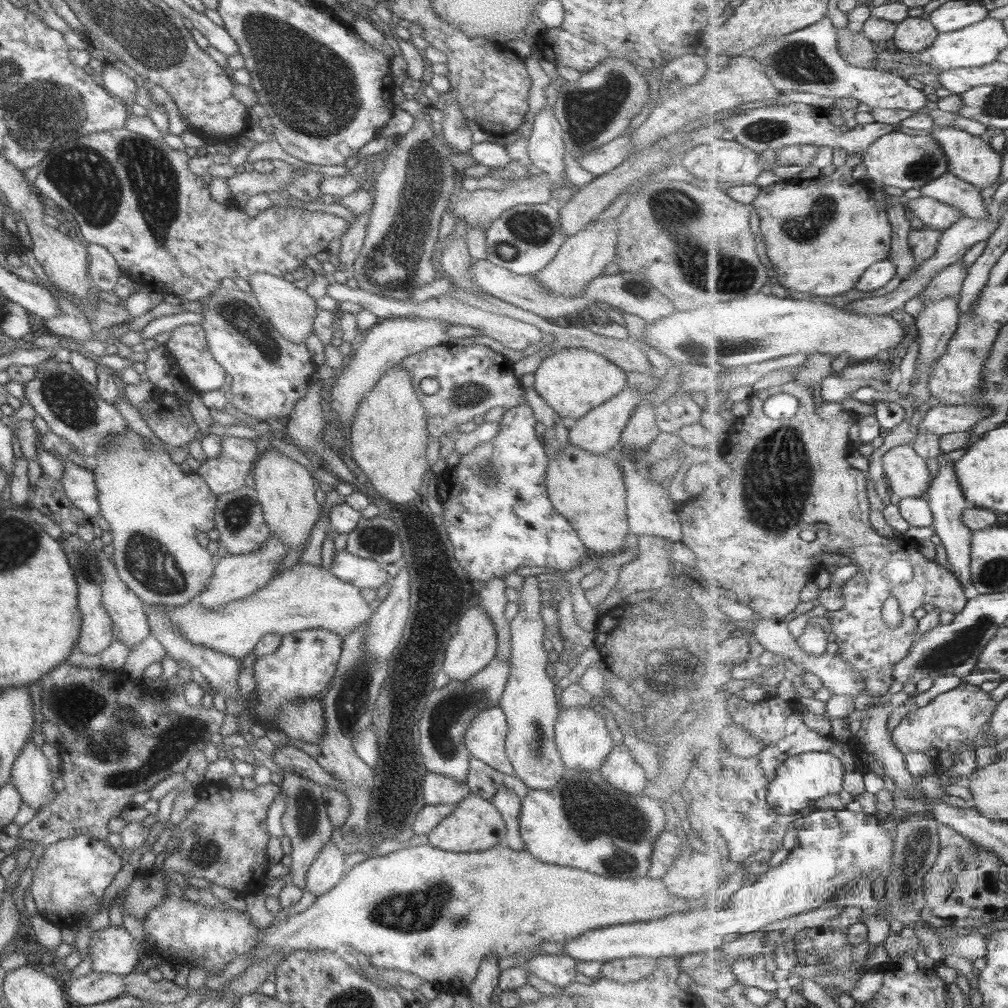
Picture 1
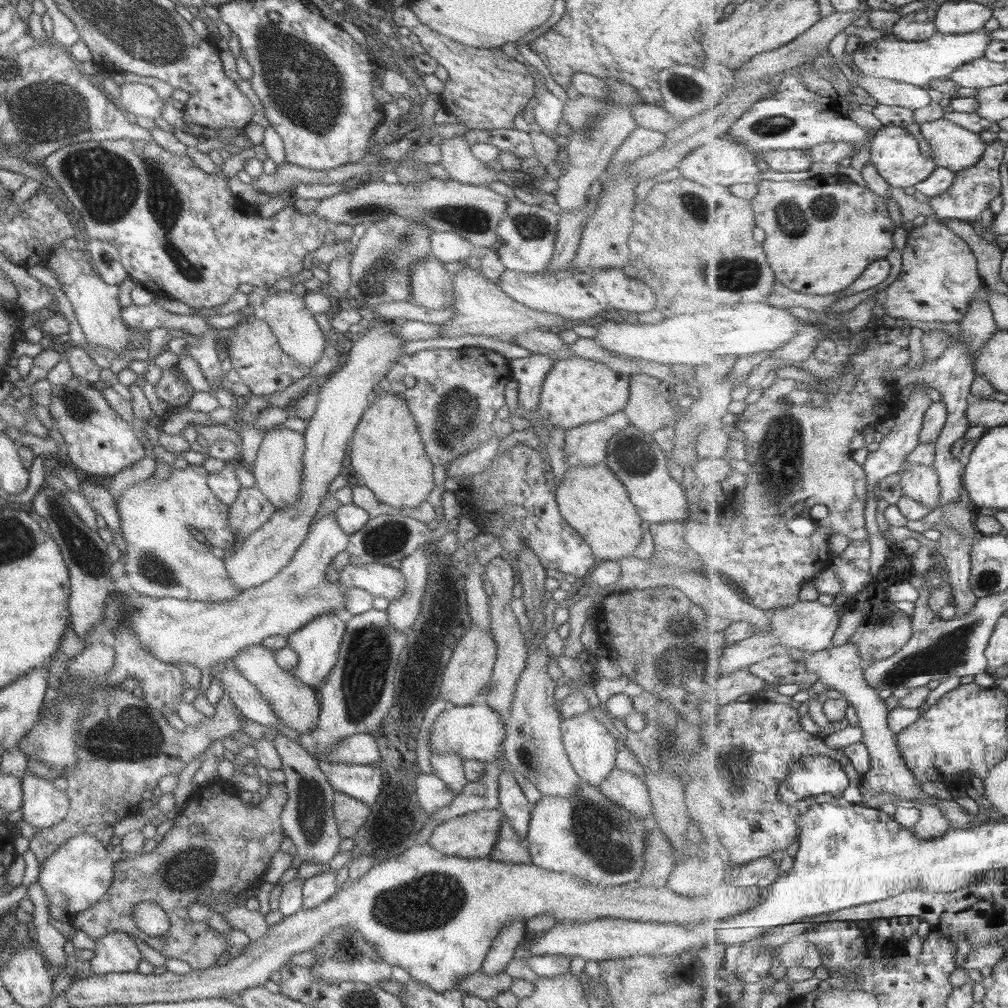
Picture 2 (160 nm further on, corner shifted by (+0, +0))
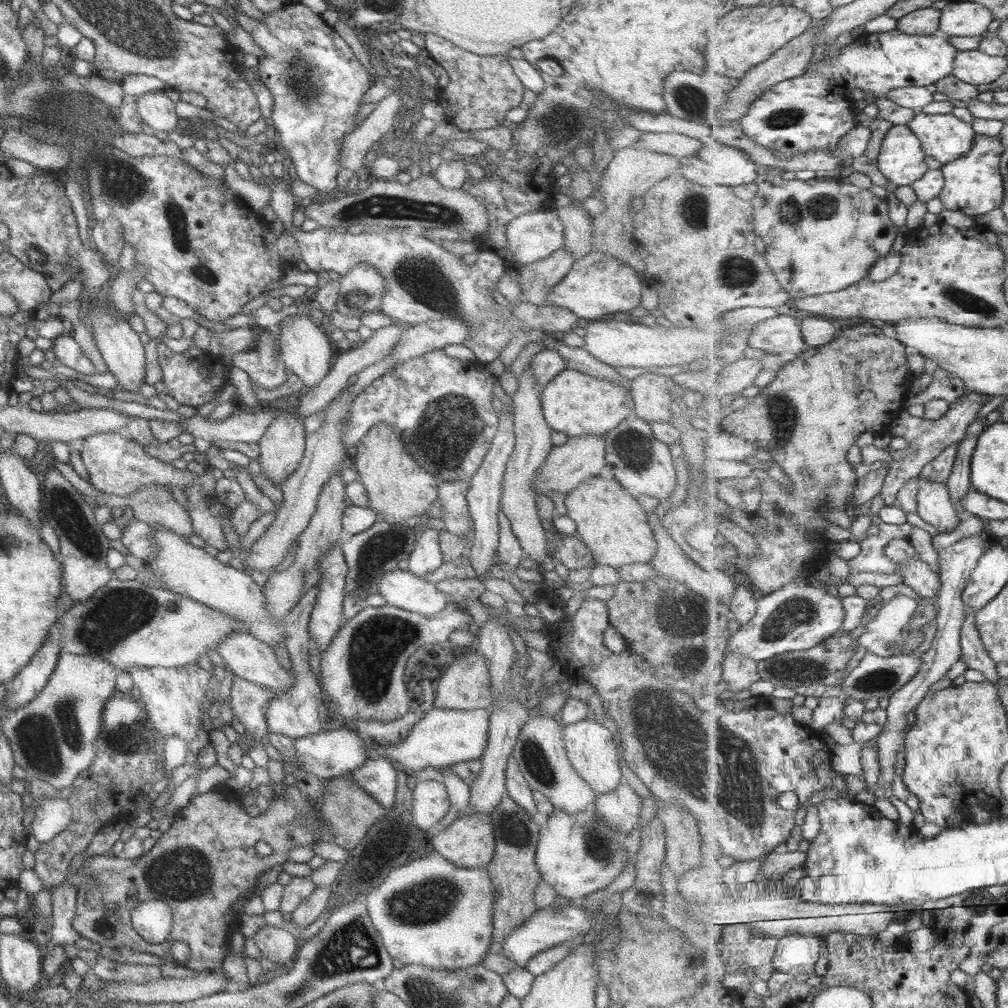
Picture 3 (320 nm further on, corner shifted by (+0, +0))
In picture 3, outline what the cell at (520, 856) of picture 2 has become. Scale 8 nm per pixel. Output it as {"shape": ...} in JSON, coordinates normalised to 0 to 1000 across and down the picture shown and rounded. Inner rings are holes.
{"shape":[[[502,789],[496,798],[483,808],[487,814],[490,844],[482,859],[489,880],[488,924],[485,942],[496,945],[496,935],[532,902],[529,884],[535,878],[535,867],[530,856],[531,838],[534,834],[535,818]]]}

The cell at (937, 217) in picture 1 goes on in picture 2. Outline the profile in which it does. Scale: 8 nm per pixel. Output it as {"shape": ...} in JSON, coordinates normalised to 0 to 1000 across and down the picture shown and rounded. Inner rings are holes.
{"shape":[[[993,140],[979,142],[973,159],[963,167],[948,171],[947,181],[940,189],[923,197],[927,209],[935,215],[956,218],[962,221],[971,219],[973,213],[980,208],[985,196],[993,194],[994,175],[992,165],[995,161],[998,143]]]}

